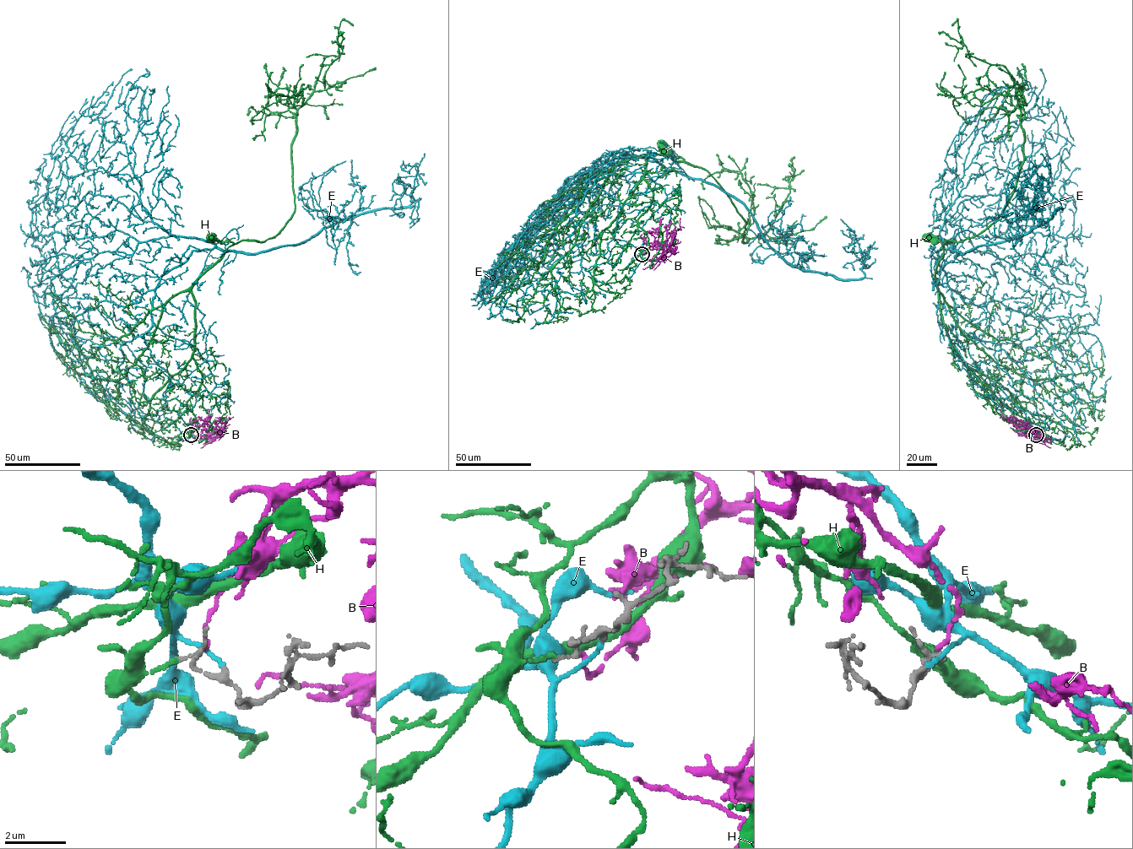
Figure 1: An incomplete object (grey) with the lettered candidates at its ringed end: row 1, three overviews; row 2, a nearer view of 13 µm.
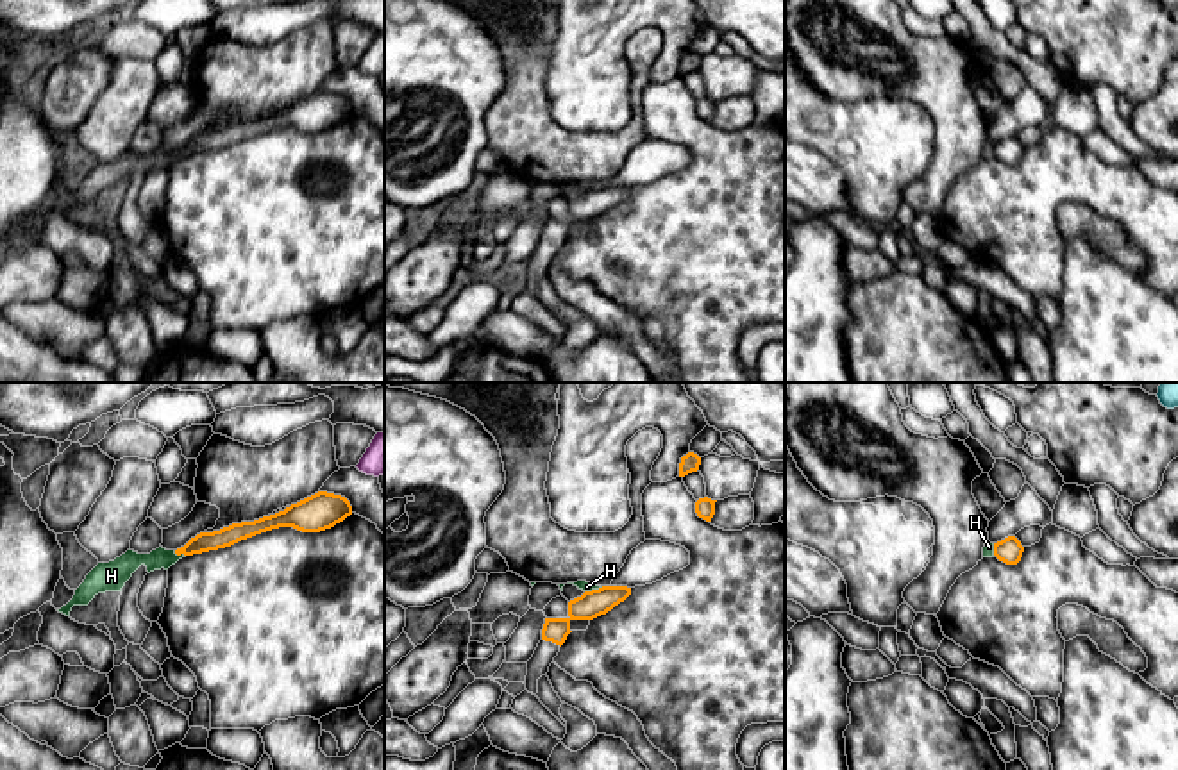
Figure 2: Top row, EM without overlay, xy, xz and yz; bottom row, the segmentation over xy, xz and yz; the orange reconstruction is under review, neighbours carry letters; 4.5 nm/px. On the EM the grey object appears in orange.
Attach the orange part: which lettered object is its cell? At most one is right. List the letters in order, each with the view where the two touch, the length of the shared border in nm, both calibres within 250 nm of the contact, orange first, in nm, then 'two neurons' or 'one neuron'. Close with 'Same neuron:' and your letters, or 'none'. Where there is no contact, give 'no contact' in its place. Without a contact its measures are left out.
B: no contact; two neurons
E: no contact; two neurons
H: meets orange in xz; contact 90 nm long; 120 nm thick on the orange side, 50 nm on the other; two neurons
Same neuron: none

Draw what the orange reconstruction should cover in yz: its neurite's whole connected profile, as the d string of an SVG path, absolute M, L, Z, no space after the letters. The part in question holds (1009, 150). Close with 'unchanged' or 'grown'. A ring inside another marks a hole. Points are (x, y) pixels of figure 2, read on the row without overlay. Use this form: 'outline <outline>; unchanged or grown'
outline M1008 136L994 143L994 155L1006 164L1017 164L1022 157L1022 152L1024 146L1015 136Z; unchanged

